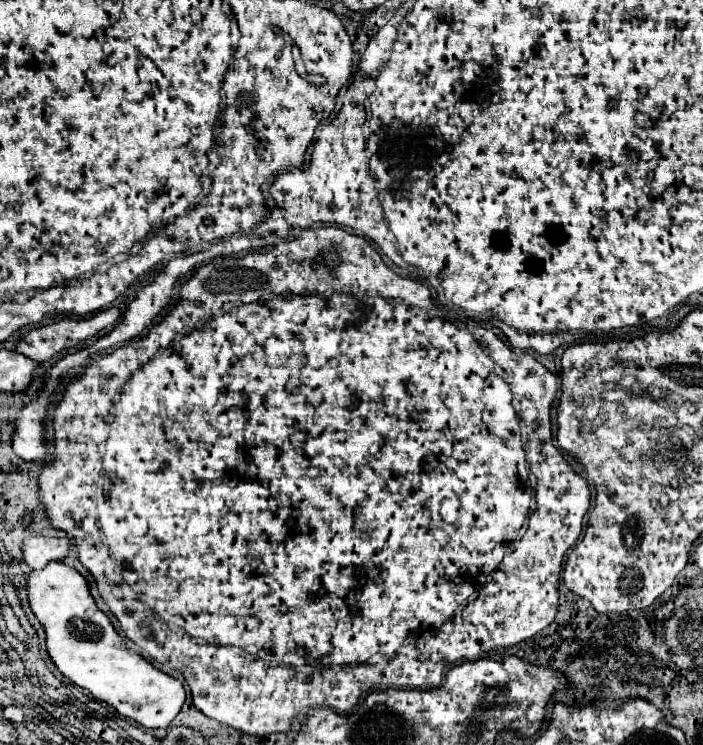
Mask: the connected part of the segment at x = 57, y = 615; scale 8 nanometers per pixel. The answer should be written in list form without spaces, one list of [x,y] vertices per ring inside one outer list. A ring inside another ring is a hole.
[[[52,561],[46,569],[32,571],[28,577],[28,601],[44,625],[48,655],[62,675],[146,729],[172,723],[184,705],[184,685],[124,647],[124,639],[116,633],[108,615],[98,609],[88,581],[74,567]]]

